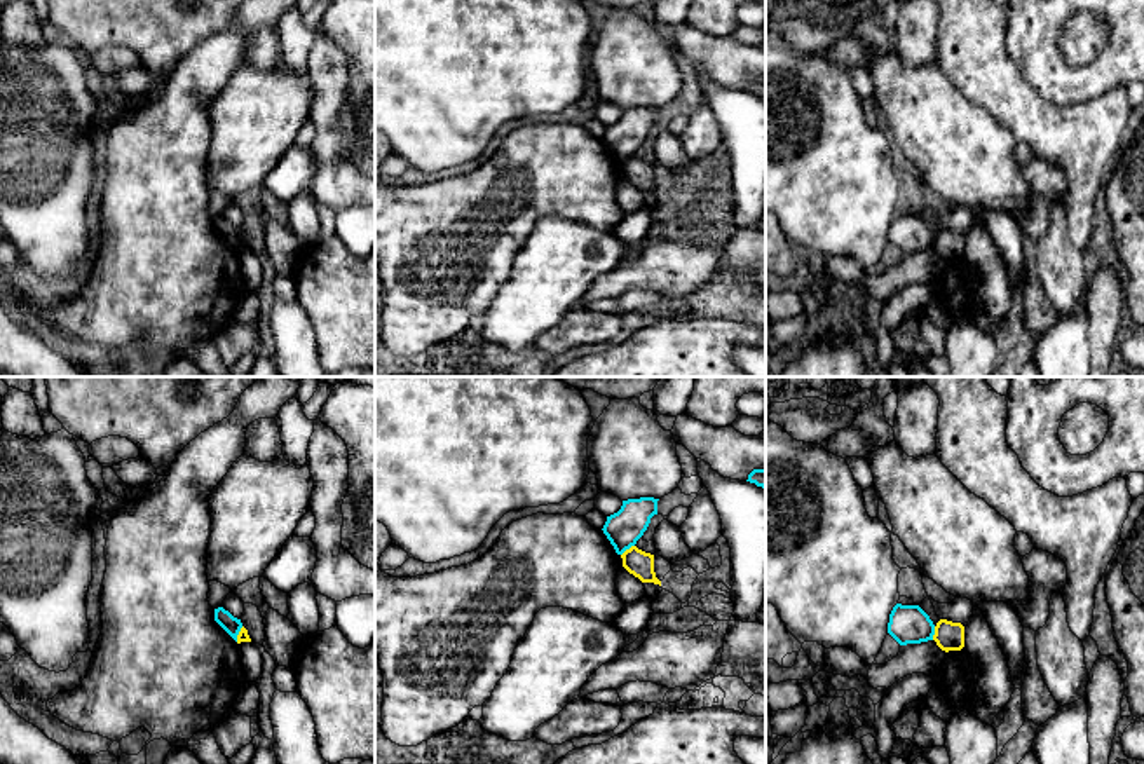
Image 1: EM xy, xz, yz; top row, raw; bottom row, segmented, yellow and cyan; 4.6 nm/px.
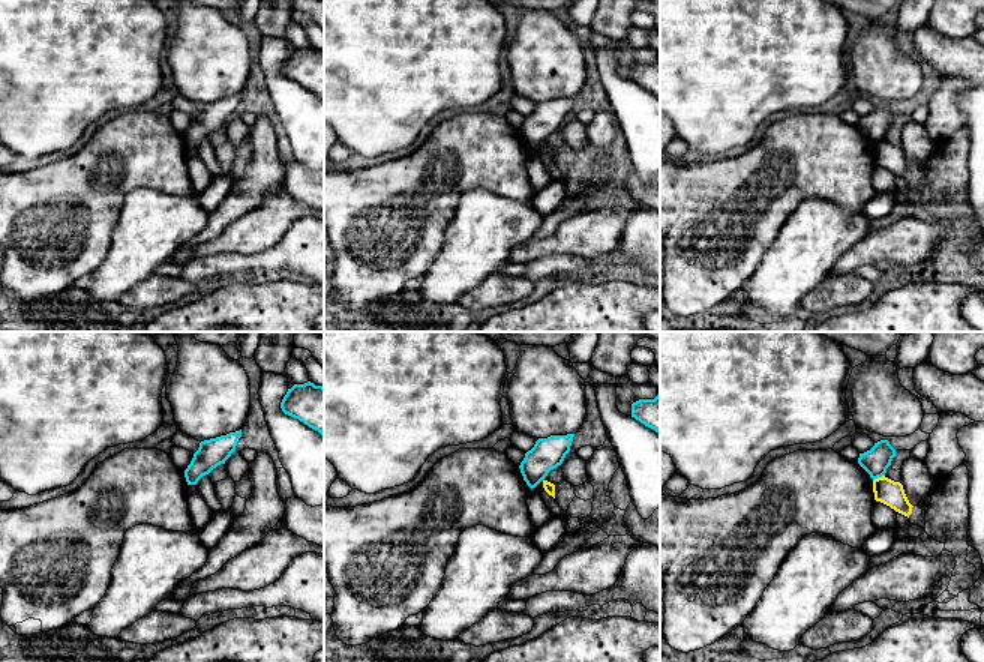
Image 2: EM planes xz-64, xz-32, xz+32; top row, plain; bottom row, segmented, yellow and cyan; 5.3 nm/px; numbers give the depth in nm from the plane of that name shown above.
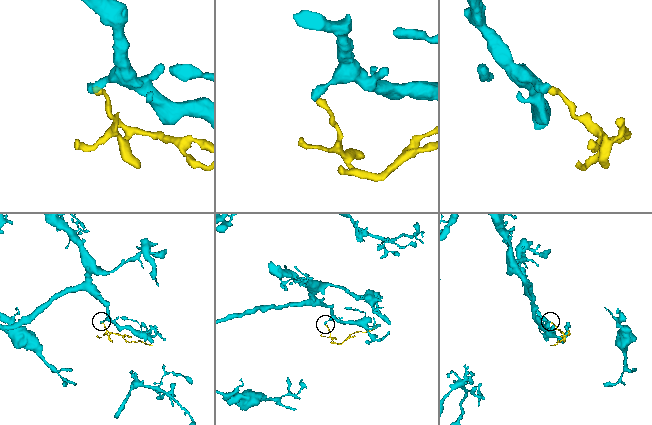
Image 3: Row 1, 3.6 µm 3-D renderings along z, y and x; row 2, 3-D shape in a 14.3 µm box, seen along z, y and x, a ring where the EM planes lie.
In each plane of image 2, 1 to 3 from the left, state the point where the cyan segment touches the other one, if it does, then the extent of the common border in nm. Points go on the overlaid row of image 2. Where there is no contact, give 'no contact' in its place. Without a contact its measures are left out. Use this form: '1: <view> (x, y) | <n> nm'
1: no contact
2: no contact
3: xz+32 (878, 478) | 70 nm

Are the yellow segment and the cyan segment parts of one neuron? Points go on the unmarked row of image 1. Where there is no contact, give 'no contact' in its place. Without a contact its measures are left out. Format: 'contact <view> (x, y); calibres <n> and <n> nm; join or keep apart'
contact xz (626, 159); calibres 120 and 170 nm; keep apart

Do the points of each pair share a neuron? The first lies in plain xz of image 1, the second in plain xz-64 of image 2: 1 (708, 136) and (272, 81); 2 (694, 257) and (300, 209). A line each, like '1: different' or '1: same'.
1: different
2: same

